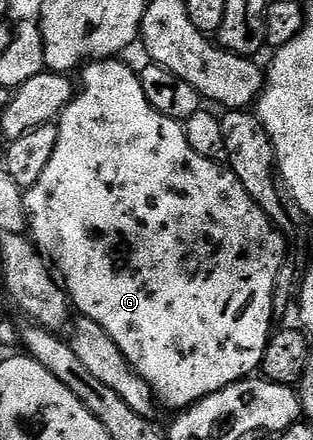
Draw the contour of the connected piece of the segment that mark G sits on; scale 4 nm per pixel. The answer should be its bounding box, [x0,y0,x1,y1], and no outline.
[24,57,288,409]

